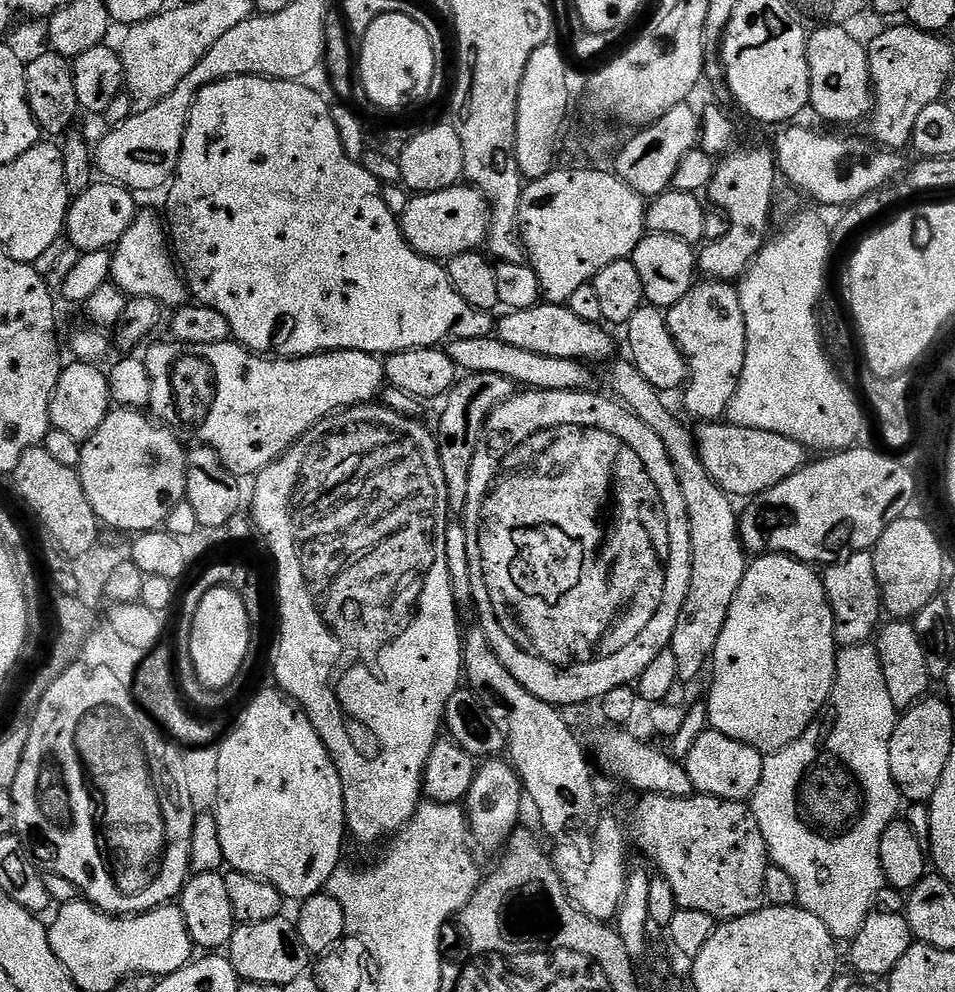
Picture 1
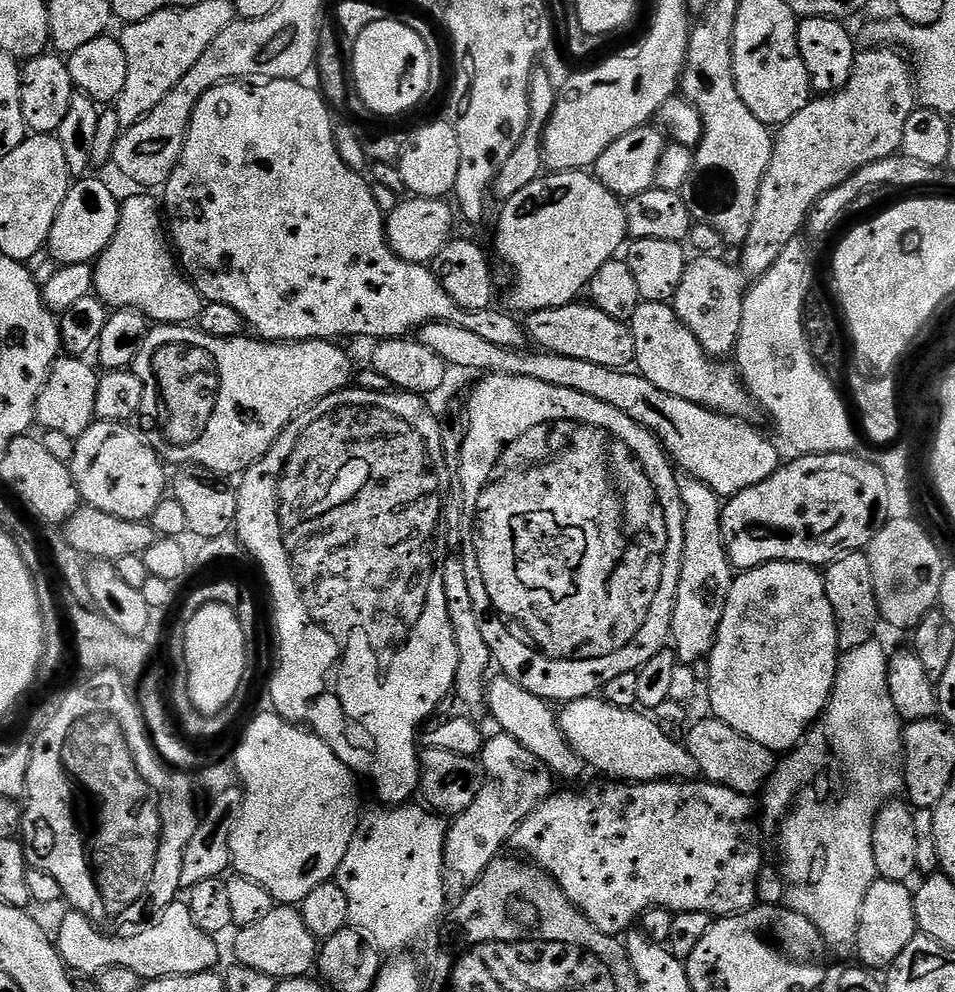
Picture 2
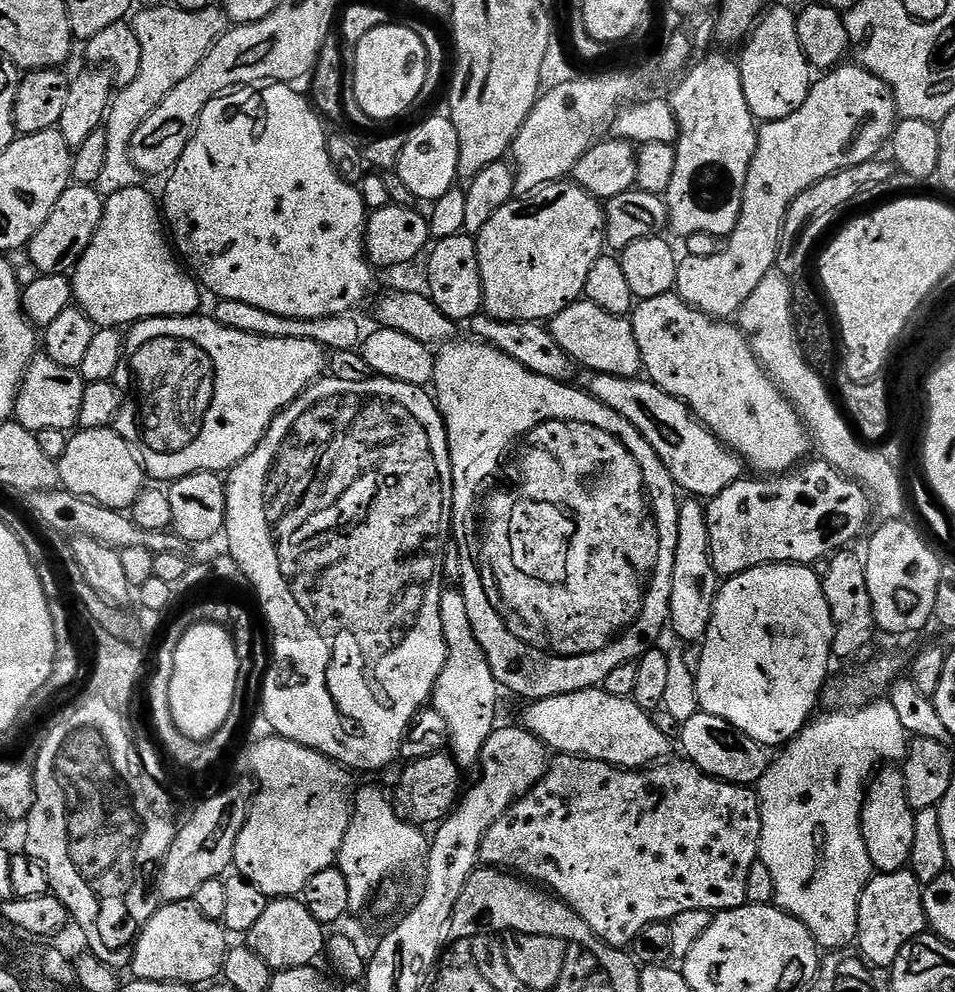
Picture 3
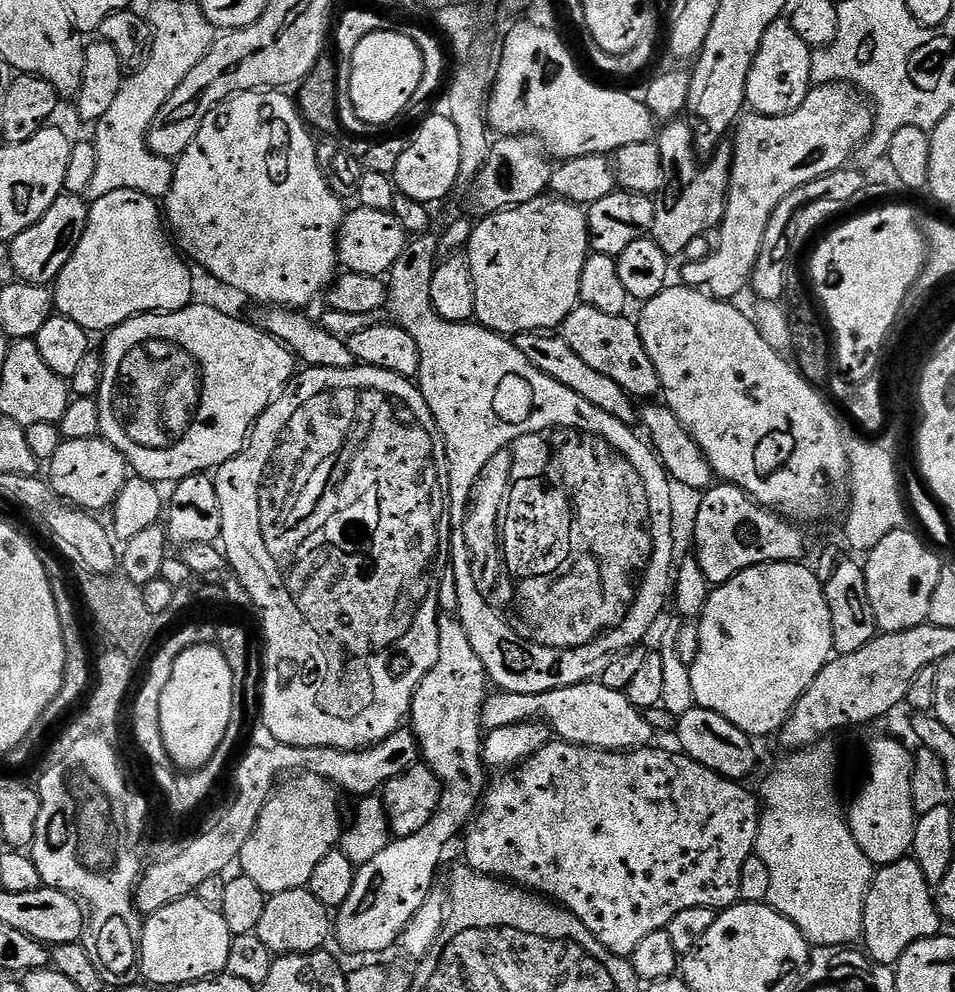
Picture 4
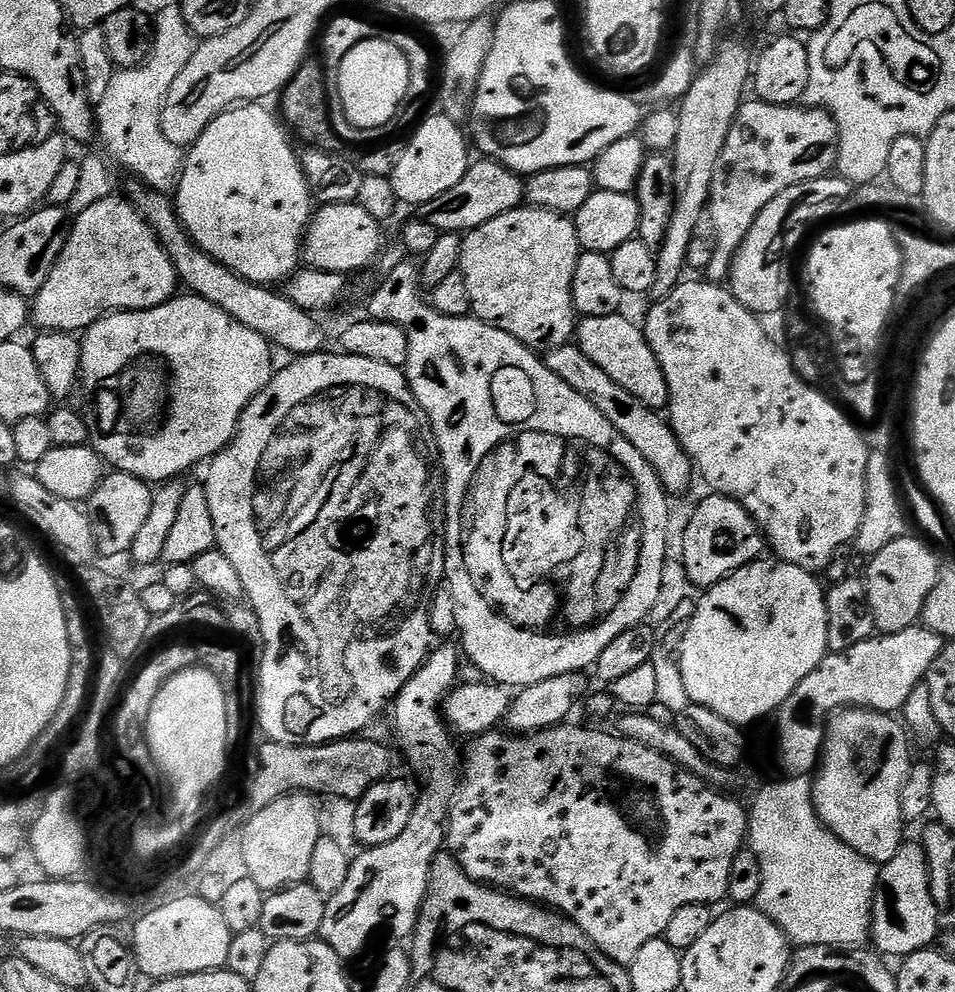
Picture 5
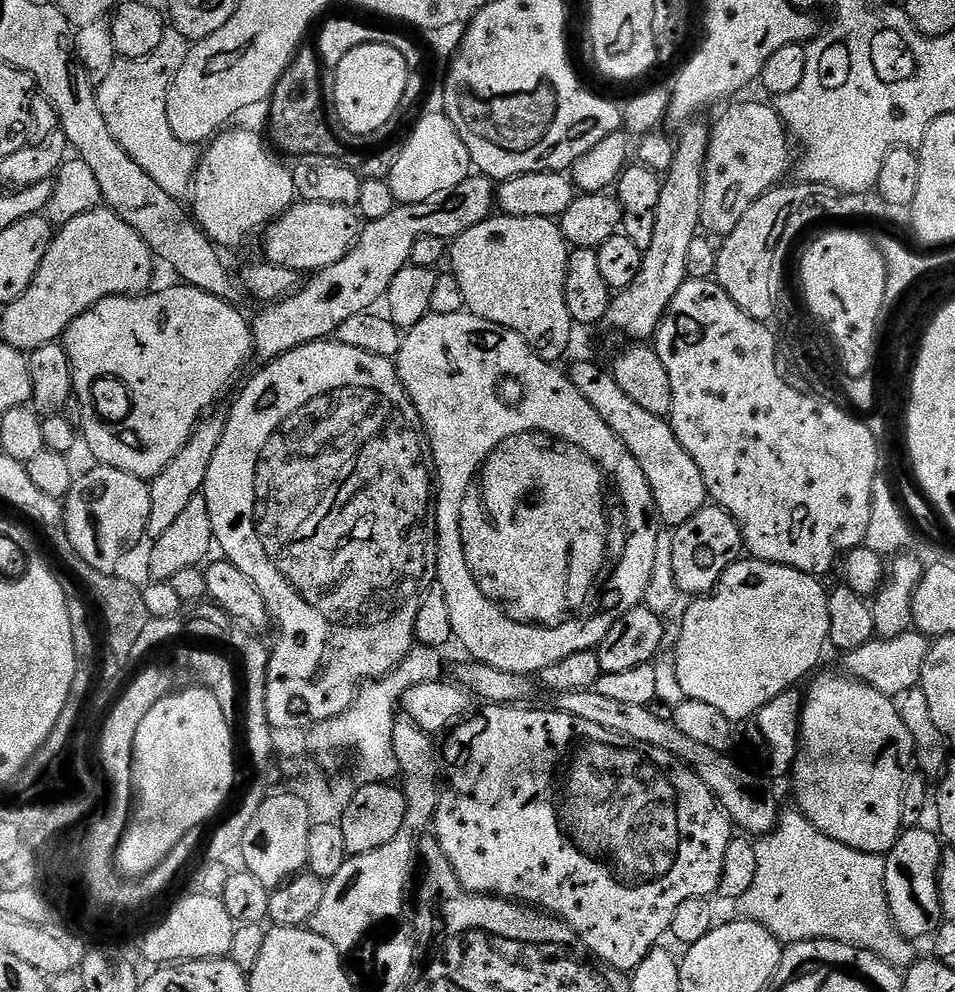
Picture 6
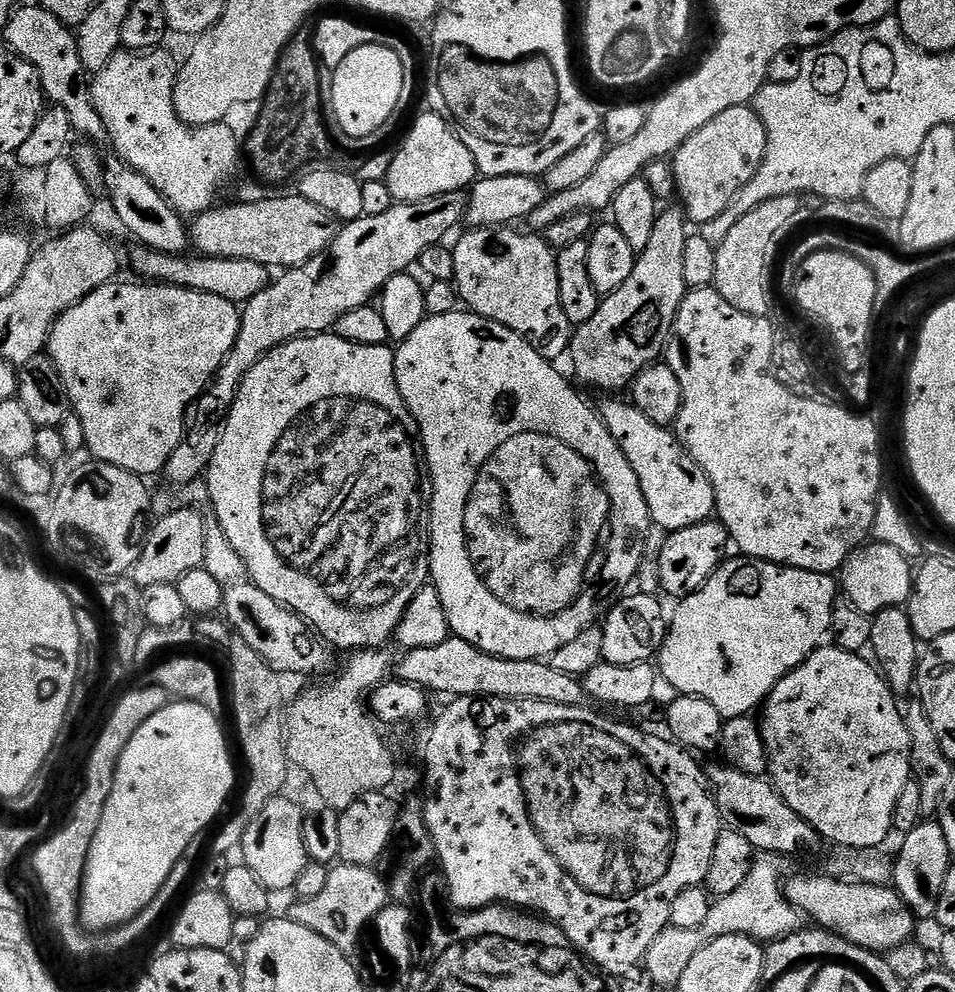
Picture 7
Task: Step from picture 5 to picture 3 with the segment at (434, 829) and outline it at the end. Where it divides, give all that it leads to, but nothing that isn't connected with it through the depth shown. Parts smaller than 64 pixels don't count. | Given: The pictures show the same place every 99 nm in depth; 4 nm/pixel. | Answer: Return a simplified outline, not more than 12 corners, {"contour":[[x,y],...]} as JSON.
{"contour":[[459,587],[438,602],[448,657],[430,704],[452,759],[481,763],[502,689]]}

